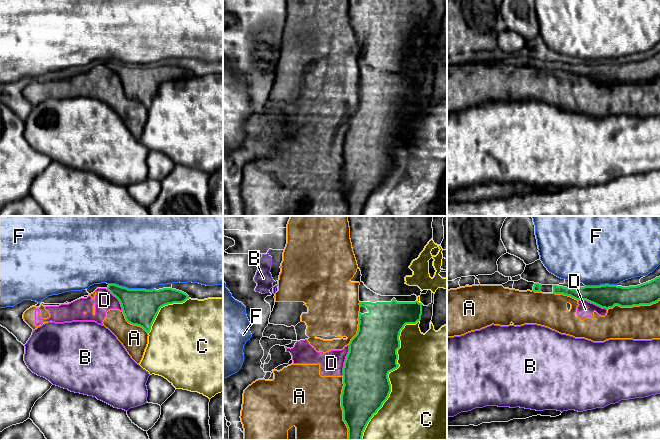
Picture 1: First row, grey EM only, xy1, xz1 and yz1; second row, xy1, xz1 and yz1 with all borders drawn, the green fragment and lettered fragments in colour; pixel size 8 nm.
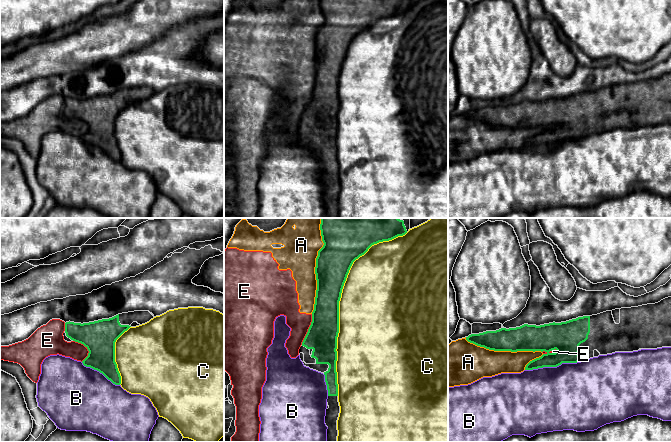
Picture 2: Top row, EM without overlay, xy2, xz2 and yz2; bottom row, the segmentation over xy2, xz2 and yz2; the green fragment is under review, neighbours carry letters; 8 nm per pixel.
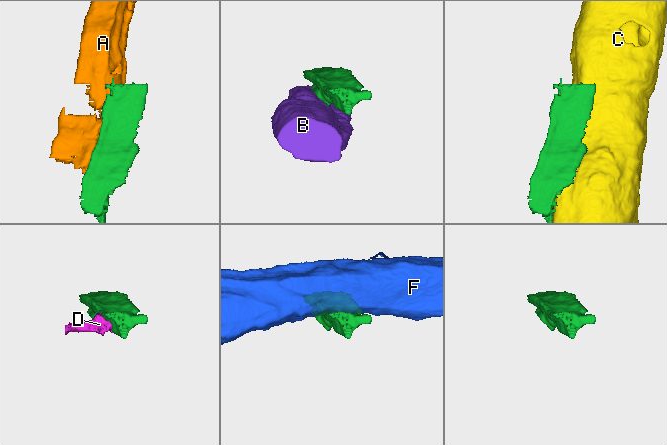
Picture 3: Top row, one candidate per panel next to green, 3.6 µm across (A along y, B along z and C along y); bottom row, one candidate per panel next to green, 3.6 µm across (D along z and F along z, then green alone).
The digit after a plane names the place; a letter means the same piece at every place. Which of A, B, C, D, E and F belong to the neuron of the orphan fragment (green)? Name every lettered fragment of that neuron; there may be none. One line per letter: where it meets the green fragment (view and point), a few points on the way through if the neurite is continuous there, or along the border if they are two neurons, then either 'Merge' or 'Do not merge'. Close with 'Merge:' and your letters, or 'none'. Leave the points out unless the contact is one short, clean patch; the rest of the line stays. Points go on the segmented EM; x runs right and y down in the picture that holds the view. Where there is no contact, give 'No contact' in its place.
A: Touches green at xz2 (316, 266). Do not merge
B: Touches green at yz2 (556, 366). Do not merge
C: Touches green at xz2 (338, 302). Do not merge
D: Touches green at xz1 (345, 360). Boundary: xz1 (349, 345), (342, 375). Do not merge
E: Touches green at xz2 (308, 329). Do not merge
F: Touches green at xy1 (131, 289). Boundary: xy1 (109, 283), (115, 283), (128, 288), (153, 289). Do not merge
Merge: none

